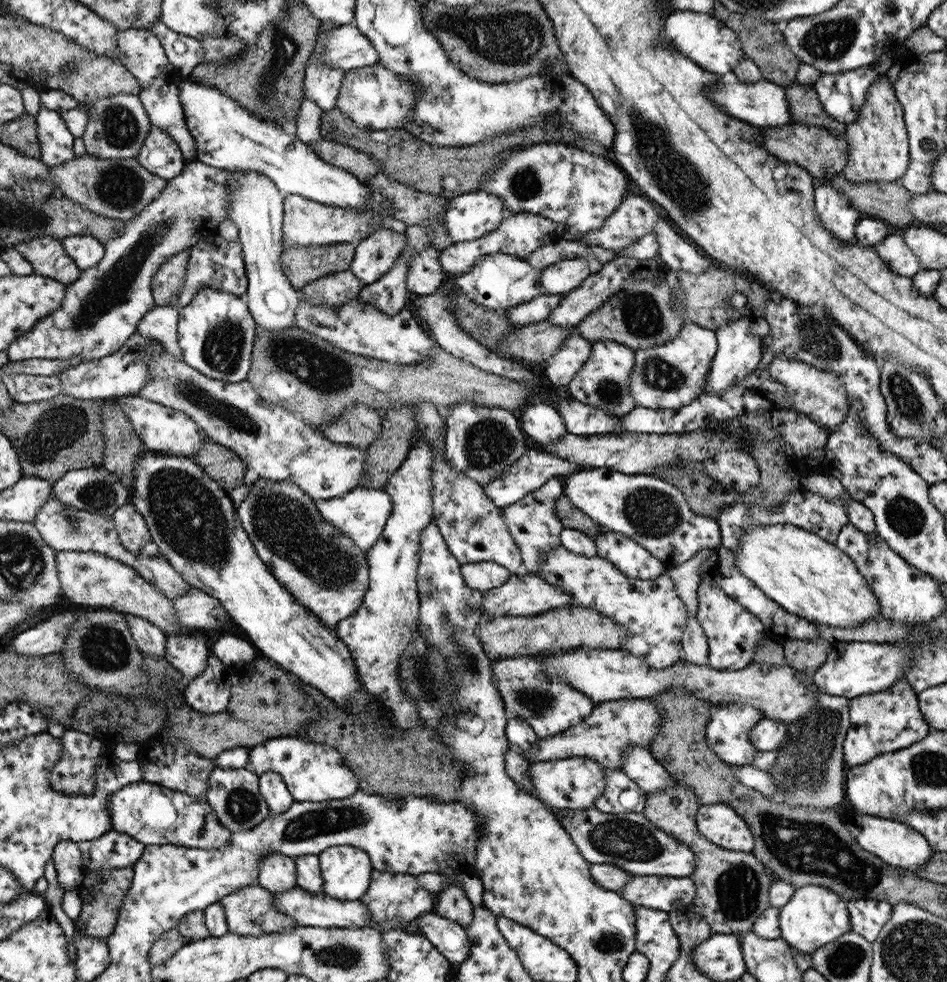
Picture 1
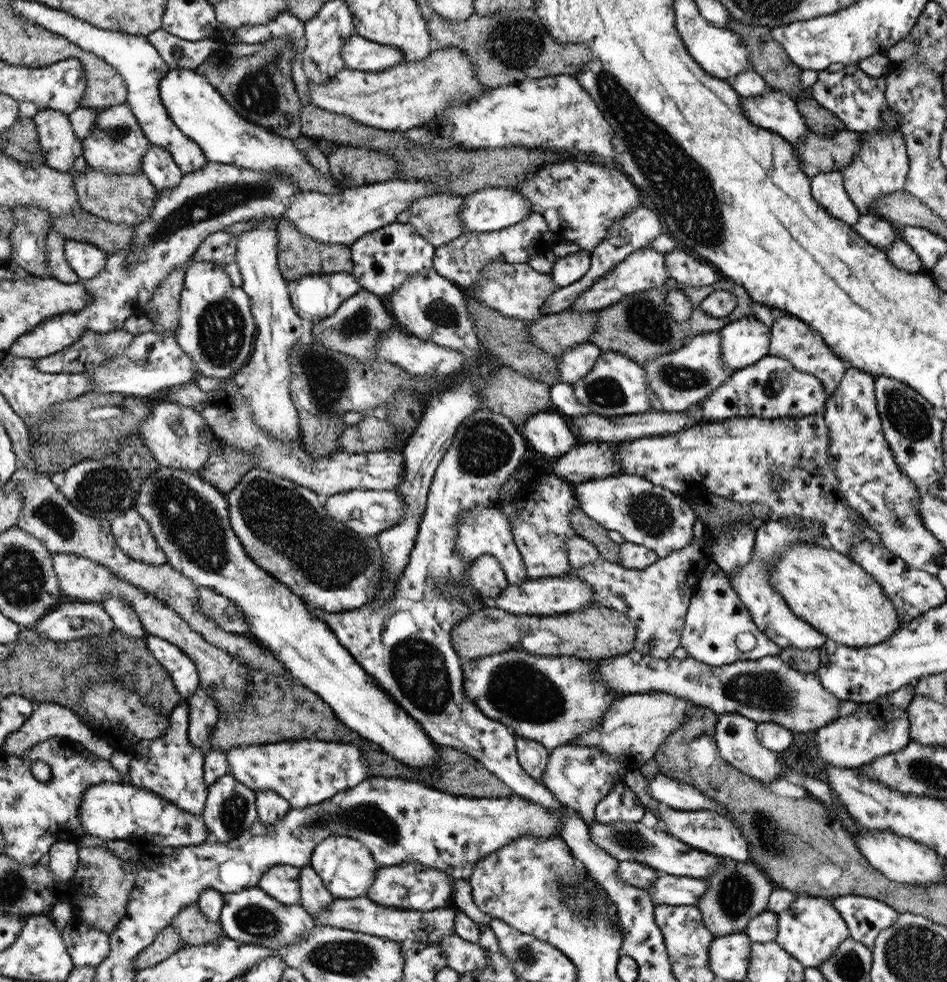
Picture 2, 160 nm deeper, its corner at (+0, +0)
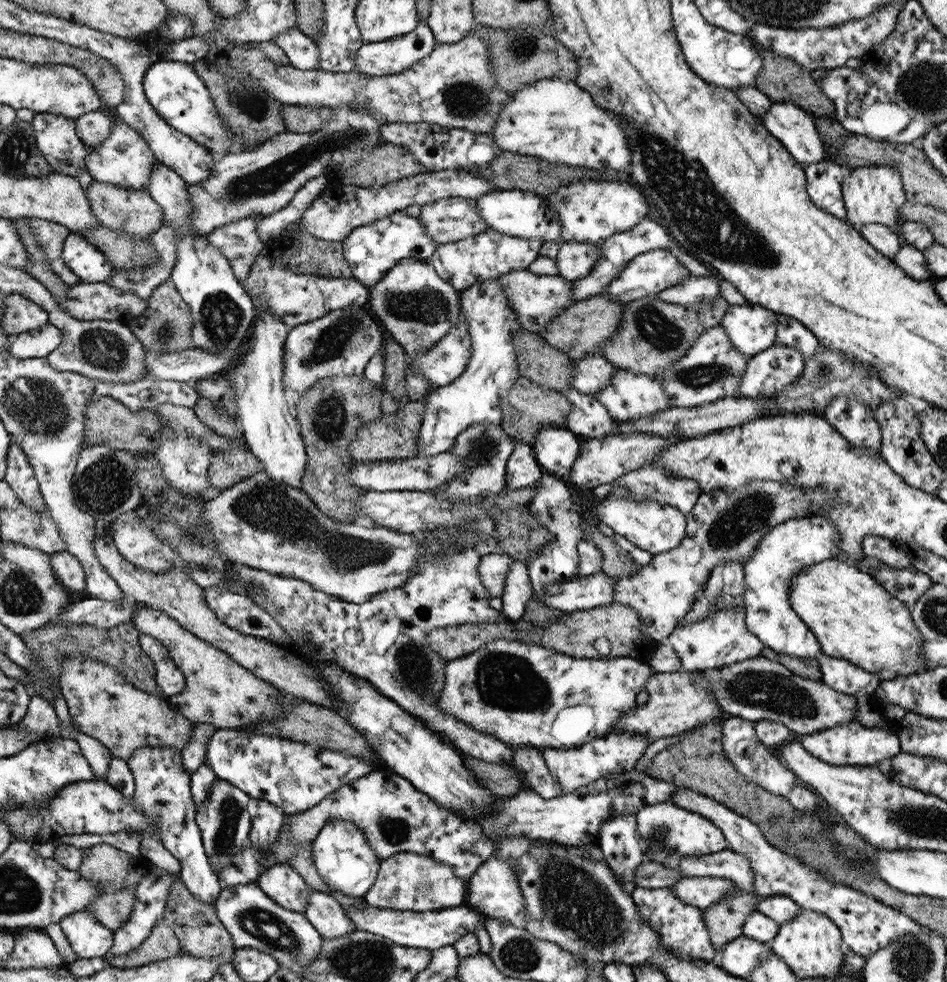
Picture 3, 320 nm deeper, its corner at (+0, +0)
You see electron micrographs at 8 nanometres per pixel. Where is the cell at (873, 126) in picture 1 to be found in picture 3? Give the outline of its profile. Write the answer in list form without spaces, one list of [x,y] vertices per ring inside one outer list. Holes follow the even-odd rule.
[[[871,165],[848,170],[841,191],[846,207],[845,221],[853,227],[874,222],[894,229],[901,225],[899,210],[907,200],[899,168]]]

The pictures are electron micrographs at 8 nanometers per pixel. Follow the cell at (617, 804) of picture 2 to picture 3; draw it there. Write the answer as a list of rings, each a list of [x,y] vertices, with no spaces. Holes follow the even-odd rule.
[[[636,812],[619,814],[603,821],[598,839],[605,864],[617,876],[634,882],[638,867],[646,861],[646,852],[637,837]]]

